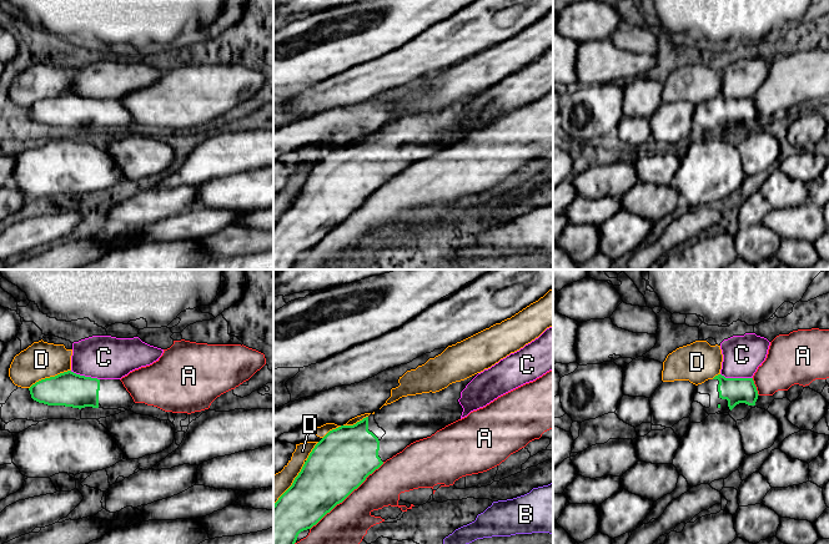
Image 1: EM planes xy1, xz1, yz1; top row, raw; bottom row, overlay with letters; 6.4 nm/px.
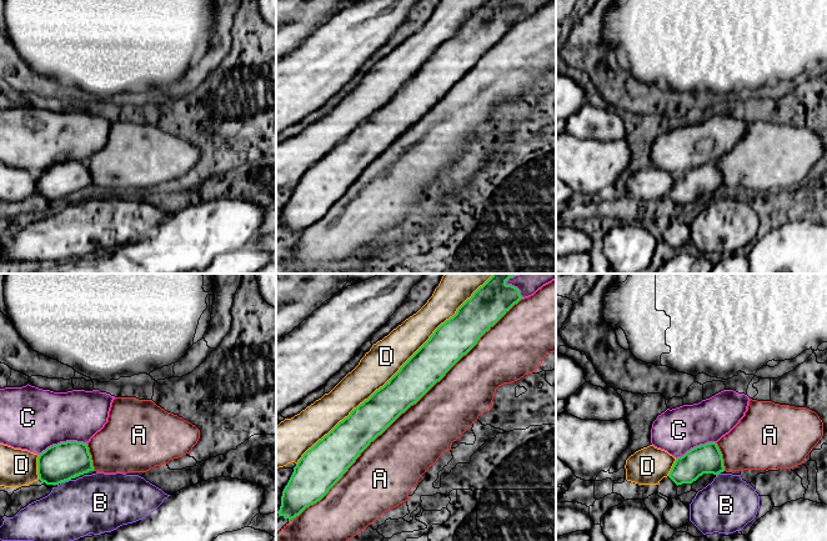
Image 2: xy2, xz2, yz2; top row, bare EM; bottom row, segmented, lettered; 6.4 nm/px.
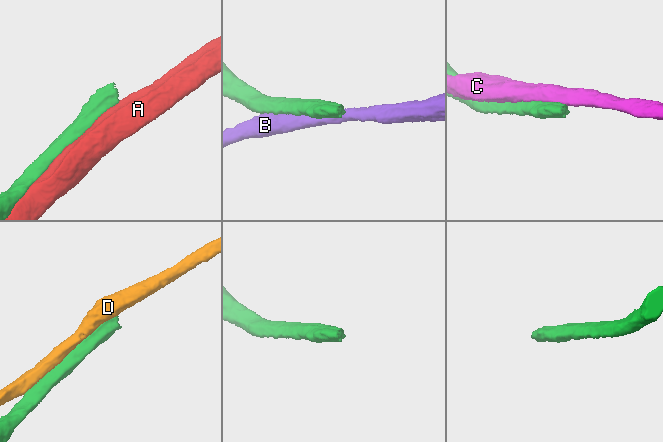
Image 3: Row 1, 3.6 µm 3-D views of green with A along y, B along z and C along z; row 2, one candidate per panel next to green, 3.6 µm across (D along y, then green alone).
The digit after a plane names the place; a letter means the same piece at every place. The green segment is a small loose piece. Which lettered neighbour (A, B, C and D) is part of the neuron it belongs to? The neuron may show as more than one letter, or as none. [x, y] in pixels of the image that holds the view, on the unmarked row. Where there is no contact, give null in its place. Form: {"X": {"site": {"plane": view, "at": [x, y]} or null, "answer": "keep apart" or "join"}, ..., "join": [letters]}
{"A": {"site": {"plane": "xz2", "at": [402, 131]}, "answer": "keep apart"}, "B": {"site": {"plane": "xy2", "at": [65, 200]}, "answer": "keep apart"}, "C": {"site": {"plane": "xy2", "at": [61, 163]}, "answer": "keep apart"}, "D": {"site": {"plane": "xz2", "at": [394, 95]}, "answer": "keep apart"}, "join": []}

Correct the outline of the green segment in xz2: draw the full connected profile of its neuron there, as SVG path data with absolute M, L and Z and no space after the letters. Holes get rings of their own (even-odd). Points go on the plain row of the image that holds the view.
M487 0L470 19L467 19L456 34L441 44L430 59L400 87L400 90L367 120L354 129L347 137L340 141L327 155L309 169L294 187L294 192L281 216L281 226L276 232L289 241L299 236L306 227L320 221L329 210L342 197L360 174L381 155L402 132L416 124L445 94L466 75L515 24L521 19L520 10L506 4L507 0Z

